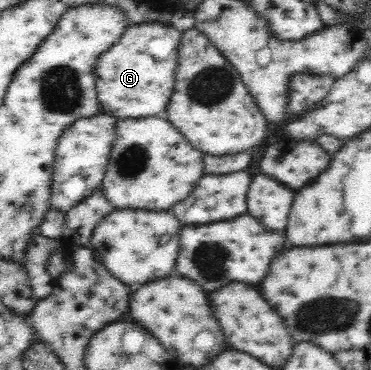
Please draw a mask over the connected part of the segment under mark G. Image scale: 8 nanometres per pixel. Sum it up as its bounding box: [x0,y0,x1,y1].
[95,17,182,119]

